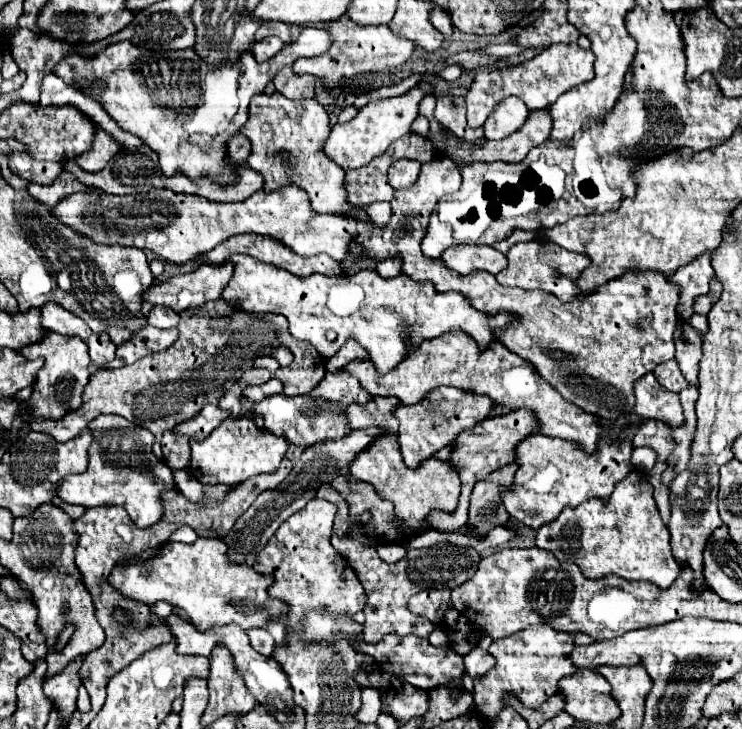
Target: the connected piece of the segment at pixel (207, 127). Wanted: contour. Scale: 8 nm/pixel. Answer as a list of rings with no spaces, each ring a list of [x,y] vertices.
[[[129,40],[109,44],[95,56],[81,56],[81,52],[69,52],[53,68],[53,74],[57,74],[65,84],[83,84],[83,80],[105,82],[105,92],[97,96],[99,104],[109,112],[109,116],[117,122],[121,130],[143,138],[145,144],[157,152],[165,176],[183,170],[189,178],[199,178],[207,174],[213,176],[213,180],[217,180],[219,184],[235,180],[235,166],[227,162],[225,154],[227,140],[245,124],[251,98],[255,94],[261,94],[267,82],[271,82],[277,72],[279,70],[269,70],[269,62],[257,64],[251,52],[241,52],[237,62],[225,60],[217,66],[211,66],[203,62],[195,50],[159,52],[139,48]]]

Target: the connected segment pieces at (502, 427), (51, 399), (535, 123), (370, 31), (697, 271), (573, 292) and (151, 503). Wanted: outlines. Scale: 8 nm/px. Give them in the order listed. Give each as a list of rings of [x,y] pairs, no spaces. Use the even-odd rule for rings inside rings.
[[[519,408],[513,410],[509,414],[501,414],[501,416],[491,416],[489,420],[483,420],[481,424],[477,424],[477,428],[469,428],[465,430],[459,440],[455,442],[455,452],[451,454],[449,462],[455,464],[459,468],[459,476],[461,476],[461,498],[459,498],[459,506],[457,512],[447,514],[447,512],[433,512],[433,516],[429,516],[429,524],[433,524],[433,528],[437,530],[445,530],[445,532],[455,532],[457,528],[461,528],[467,522],[467,508],[469,508],[469,494],[475,486],[475,482],[485,480],[485,476],[501,466],[511,464],[517,458],[517,446],[527,438],[539,434],[539,420],[537,416],[529,410],[529,408]]]
[[[55,332],[45,334],[37,344],[29,344],[19,350],[21,356],[27,358],[45,358],[43,368],[39,370],[39,380],[37,380],[37,392],[33,392],[33,398],[29,404],[35,408],[33,418],[61,418],[73,408],[81,406],[81,394],[83,388],[89,380],[89,354],[85,348],[83,340],[77,340],[77,336],[61,336]]]
[[[547,108],[533,110],[529,112],[529,118],[517,132],[497,142],[491,140],[483,148],[471,148],[467,144],[457,146],[461,144],[461,140],[449,134],[447,140],[451,144],[451,150],[447,152],[447,156],[451,156],[457,166],[465,166],[471,162],[495,162],[495,160],[521,162],[533,146],[539,146],[551,136],[551,128],[553,128],[553,122],[551,122],[549,110]]]
[[[341,16],[337,20],[327,22],[325,28],[331,32],[331,46],[329,46],[329,50],[325,54],[321,54],[321,56],[299,58],[293,64],[293,72],[297,76],[311,74],[311,76],[319,78],[327,90],[341,88],[345,80],[361,76],[365,72],[381,74],[381,72],[391,70],[391,66],[401,66],[403,62],[409,60],[409,56],[415,50],[413,42],[395,36],[389,30],[389,26],[361,26],[361,24],[355,24],[347,16]]]
[[[705,252],[705,254],[697,256],[691,264],[681,266],[673,276],[667,278],[669,282],[673,282],[681,288],[677,312],[683,320],[687,320],[695,314],[695,310],[693,310],[695,298],[709,292],[709,282],[713,278],[713,274],[715,272],[711,268],[711,254]]]
[[[531,240],[531,242],[515,244],[507,252],[507,258],[509,258],[509,266],[505,268],[505,272],[497,274],[497,282],[503,286],[517,286],[523,290],[541,288],[545,292],[553,292],[561,302],[569,302],[585,294],[577,288],[575,282],[581,270],[589,266],[589,256],[583,252],[571,252],[559,244],[545,242],[545,240]]]
[[[111,414],[91,420],[87,428],[93,434],[87,472],[65,476],[65,480],[57,484],[55,496],[67,504],[81,504],[85,508],[109,504],[123,506],[139,528],[153,526],[163,512],[159,494],[175,488],[173,472],[151,452],[153,434],[121,416]]]

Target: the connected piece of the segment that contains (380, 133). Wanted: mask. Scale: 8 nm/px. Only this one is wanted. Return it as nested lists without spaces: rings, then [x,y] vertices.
[[[421,82],[415,88],[411,88],[407,94],[397,96],[397,98],[383,98],[377,102],[369,102],[367,106],[363,106],[359,110],[359,114],[347,122],[347,124],[335,124],[331,128],[331,136],[325,144],[325,154],[341,168],[361,168],[365,164],[369,164],[373,158],[377,158],[379,154],[385,152],[385,148],[411,132],[411,122],[417,118],[417,108],[419,102],[433,94],[435,86],[431,82]]]

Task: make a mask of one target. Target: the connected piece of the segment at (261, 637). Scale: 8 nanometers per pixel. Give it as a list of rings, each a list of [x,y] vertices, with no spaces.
[[[253,628],[247,632],[249,634],[249,640],[251,640],[251,646],[263,654],[263,656],[273,656],[273,650],[275,650],[275,642],[271,638],[271,634],[267,630],[261,630],[261,628]]]

